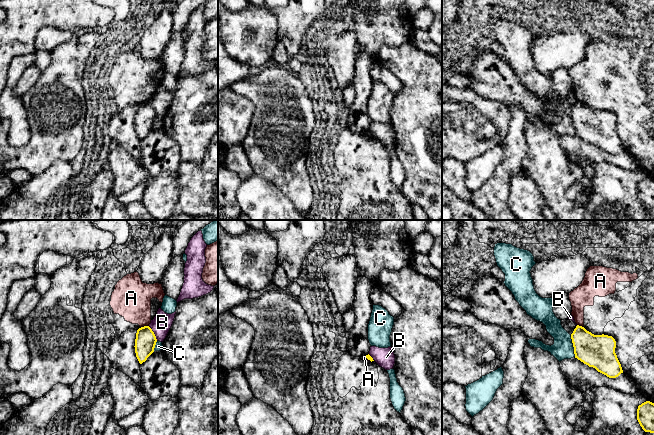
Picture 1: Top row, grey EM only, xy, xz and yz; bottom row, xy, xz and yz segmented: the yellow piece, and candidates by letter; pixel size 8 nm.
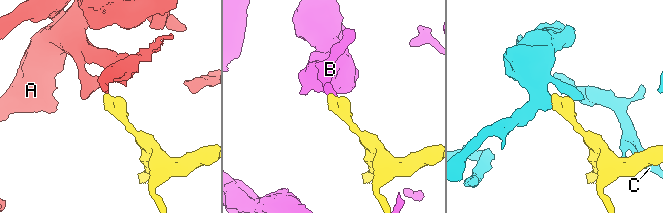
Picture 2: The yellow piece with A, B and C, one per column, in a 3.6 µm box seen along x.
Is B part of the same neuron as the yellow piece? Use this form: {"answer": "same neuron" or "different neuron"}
{"answer": "different neuron"}

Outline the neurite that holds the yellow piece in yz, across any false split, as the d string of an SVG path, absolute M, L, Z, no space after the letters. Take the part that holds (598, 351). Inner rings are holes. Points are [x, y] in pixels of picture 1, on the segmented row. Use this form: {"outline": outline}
{"outline": "M577 325L571 334L575 358L595 368L609 378L623 373L615 353L616 341L612 336L594 335L584 327Z"}

